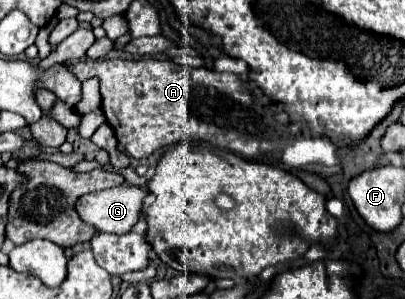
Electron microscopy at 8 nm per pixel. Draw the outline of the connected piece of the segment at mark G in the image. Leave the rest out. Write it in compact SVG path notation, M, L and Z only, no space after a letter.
M118 185L114 189L102 189L102 191L88 193L88 195L80 197L76 203L76 211L84 223L94 225L98 231L122 235L122 233L128 233L138 223L138 219L142 217L142 201L146 195L148 195L148 191L142 187Z

